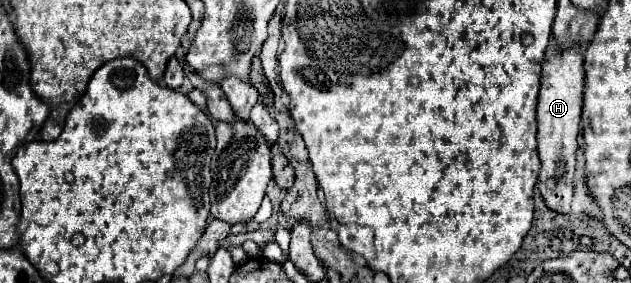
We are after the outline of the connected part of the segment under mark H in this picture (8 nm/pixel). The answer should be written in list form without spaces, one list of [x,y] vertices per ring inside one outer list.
[[[572,45],[570,49],[562,49],[562,53],[552,55],[542,61],[542,77],[540,77],[540,93],[536,107],[538,121],[538,155],[540,155],[540,183],[538,189],[546,201],[546,205],[558,213],[568,213],[572,195],[574,195],[574,169],[576,169],[576,151],[578,151],[578,135],[580,135],[580,111],[582,111],[582,87],[584,87],[584,69],[582,69],[582,45]]]

